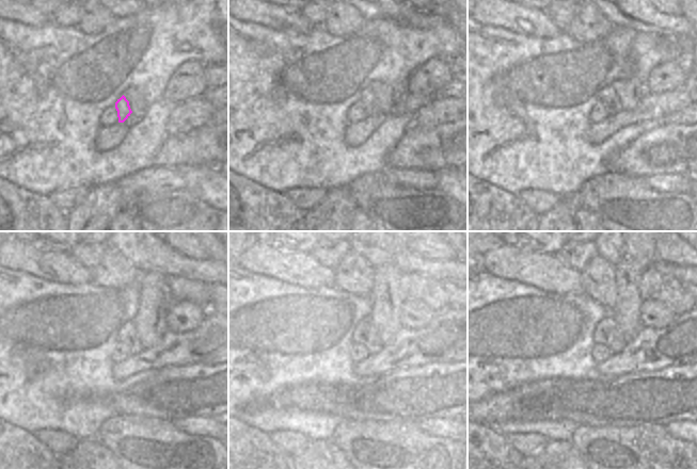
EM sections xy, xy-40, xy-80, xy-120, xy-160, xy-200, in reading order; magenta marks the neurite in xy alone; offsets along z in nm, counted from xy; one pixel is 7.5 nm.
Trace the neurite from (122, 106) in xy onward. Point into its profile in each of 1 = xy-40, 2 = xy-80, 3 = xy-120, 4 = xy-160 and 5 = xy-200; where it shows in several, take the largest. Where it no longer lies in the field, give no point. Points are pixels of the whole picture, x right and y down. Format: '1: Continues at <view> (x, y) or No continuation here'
1: Continues at xy-40 (367, 99)
2: Continues at xy-80 (607, 97)
3: Continues at xy-120 (127, 335)
4: Continues at xy-160 (365, 333)
5: Continues at xy-200 (607, 333)

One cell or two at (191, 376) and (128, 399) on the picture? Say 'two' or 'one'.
one

